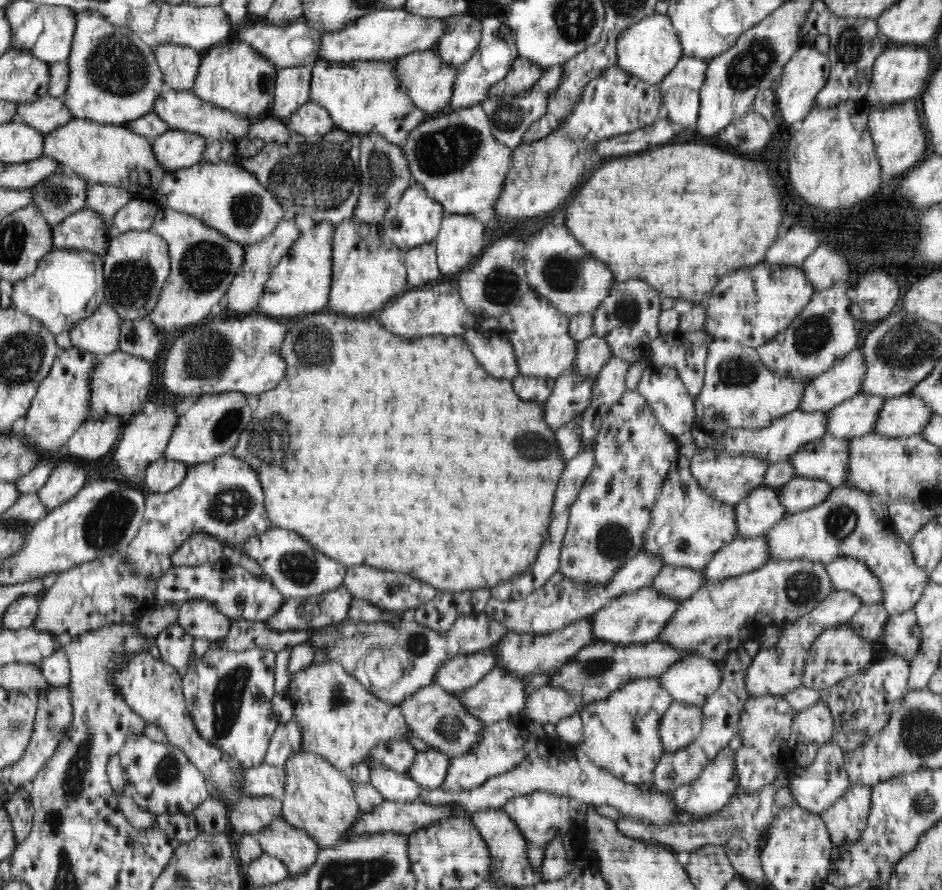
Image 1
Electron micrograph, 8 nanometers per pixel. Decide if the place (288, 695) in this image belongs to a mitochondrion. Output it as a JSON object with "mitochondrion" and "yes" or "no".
{"mitochondrion":"no"}

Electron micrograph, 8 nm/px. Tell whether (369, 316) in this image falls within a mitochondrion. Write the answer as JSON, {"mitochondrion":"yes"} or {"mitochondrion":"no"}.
{"mitochondrion":"no"}

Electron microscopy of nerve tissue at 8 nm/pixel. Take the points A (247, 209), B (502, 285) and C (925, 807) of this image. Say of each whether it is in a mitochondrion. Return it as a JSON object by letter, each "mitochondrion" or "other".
{"A":"mitochondrion","B":"mitochondrion","C":"mitochondrion"}

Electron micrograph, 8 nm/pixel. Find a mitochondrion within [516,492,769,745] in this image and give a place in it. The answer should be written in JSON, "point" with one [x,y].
{"point":[613,542]}

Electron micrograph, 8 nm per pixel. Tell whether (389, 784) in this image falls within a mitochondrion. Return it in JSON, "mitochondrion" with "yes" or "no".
{"mitochondrion":"no"}

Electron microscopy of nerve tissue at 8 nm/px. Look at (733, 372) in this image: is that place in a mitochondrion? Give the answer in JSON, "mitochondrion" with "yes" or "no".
{"mitochondrion":"yes"}

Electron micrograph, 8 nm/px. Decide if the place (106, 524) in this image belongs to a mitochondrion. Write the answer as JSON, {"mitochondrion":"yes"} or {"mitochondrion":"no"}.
{"mitochondrion":"yes"}

